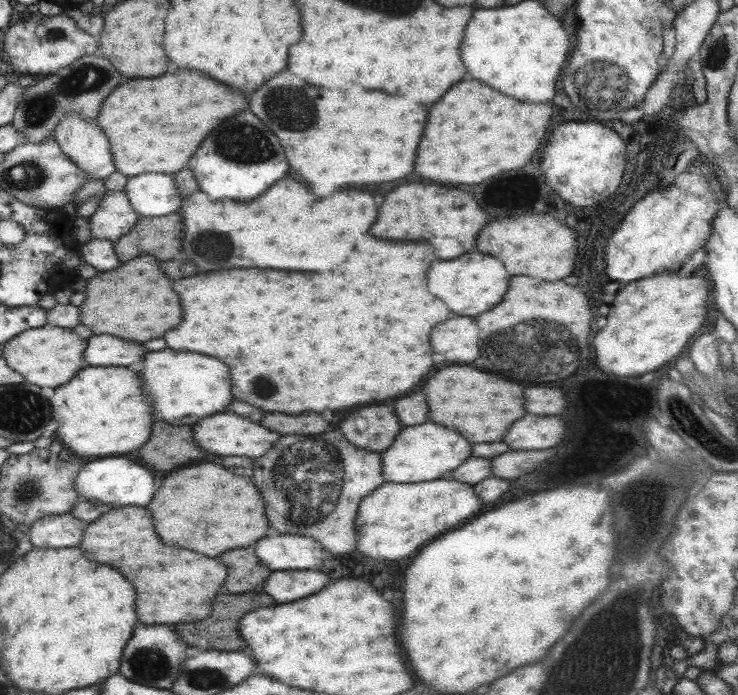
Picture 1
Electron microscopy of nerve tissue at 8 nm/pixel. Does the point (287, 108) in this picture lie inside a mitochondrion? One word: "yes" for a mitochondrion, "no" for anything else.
yes

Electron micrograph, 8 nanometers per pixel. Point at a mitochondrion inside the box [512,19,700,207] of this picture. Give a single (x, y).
(604, 91)

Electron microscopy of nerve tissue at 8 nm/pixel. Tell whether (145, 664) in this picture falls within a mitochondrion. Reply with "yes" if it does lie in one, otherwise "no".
yes

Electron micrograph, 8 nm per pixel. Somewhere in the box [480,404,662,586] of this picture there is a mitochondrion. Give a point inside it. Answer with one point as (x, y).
(641, 513)

